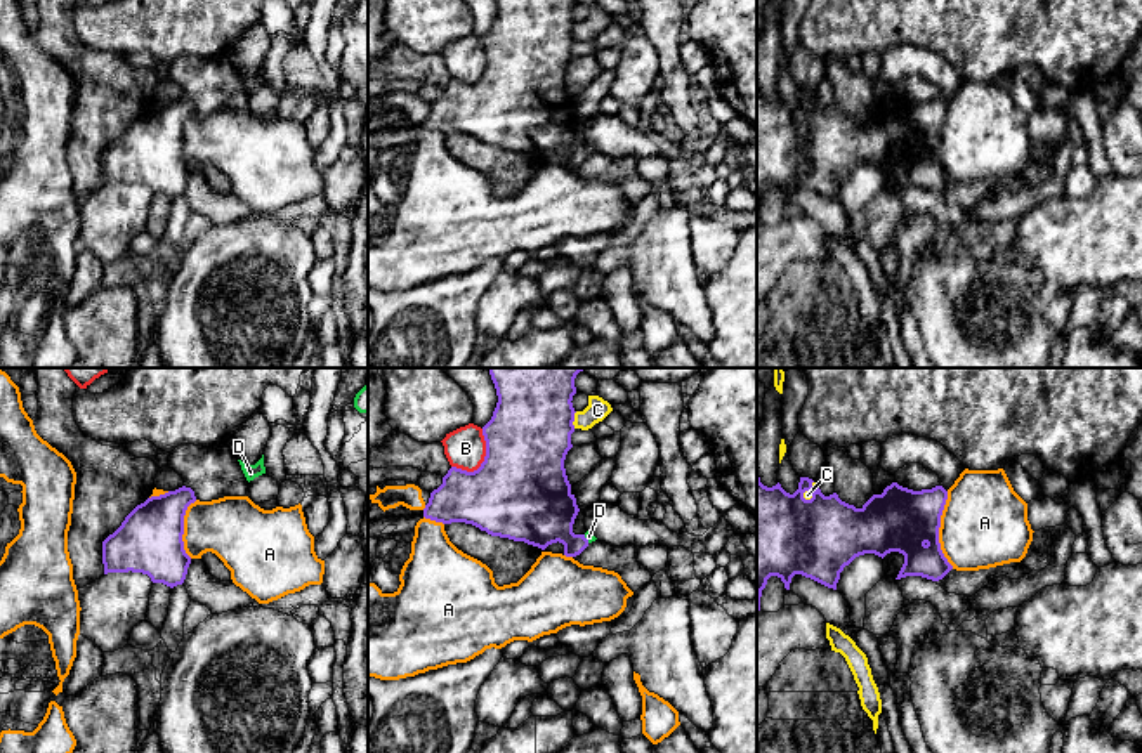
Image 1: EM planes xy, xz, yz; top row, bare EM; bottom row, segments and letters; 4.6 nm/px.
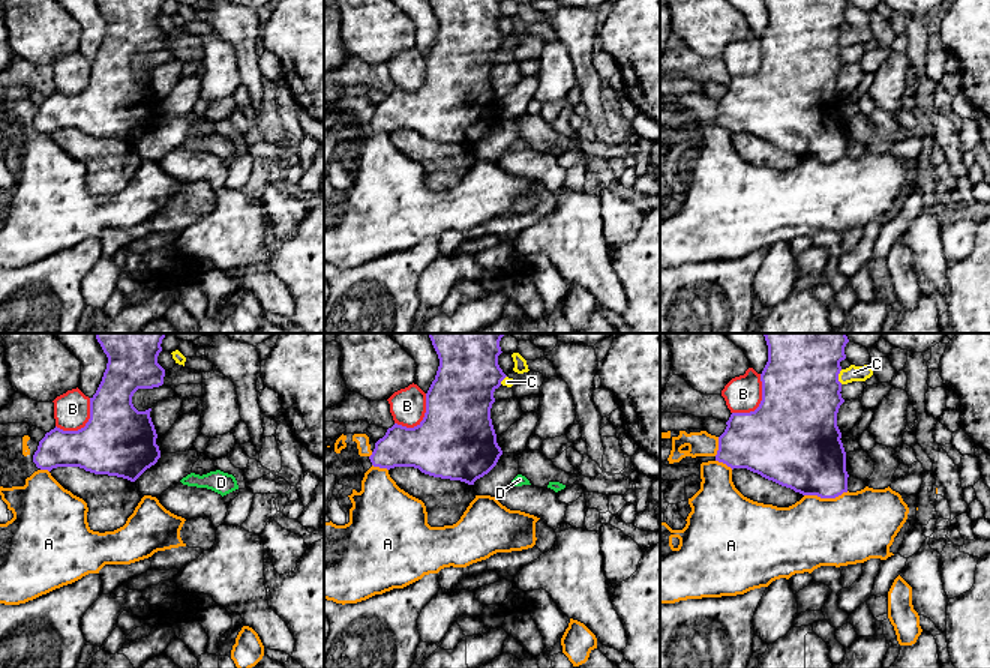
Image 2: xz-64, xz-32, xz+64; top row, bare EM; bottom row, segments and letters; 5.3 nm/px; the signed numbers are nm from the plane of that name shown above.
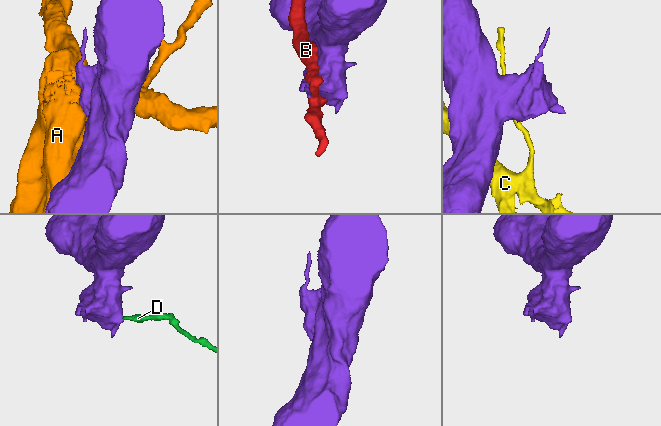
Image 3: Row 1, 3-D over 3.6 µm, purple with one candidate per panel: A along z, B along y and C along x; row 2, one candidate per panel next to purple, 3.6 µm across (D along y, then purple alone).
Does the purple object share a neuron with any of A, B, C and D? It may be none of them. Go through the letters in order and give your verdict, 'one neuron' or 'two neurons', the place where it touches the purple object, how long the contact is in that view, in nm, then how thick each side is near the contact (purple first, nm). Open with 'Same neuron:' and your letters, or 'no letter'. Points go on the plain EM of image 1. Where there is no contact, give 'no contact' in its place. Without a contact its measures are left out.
Same neuron: D
A: two neurons; contact yz (938, 141); length 360 nm; calibres 300 and 400 nm
B: two neurons; contact xz (483, 73); length 240 nm; calibres 440 and 190 nm
C: two neurons; contact xz (573, 32); length 80 nm; calibres 380 and 100 nm
D: one neuron; contact xz (585, 150); length 50 nm; calibres 320 and 40 nm

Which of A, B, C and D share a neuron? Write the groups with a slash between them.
A / B / C / D

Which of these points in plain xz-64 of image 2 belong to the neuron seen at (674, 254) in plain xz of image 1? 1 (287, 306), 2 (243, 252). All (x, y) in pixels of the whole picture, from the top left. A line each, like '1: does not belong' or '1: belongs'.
1: belongs
2: belongs

